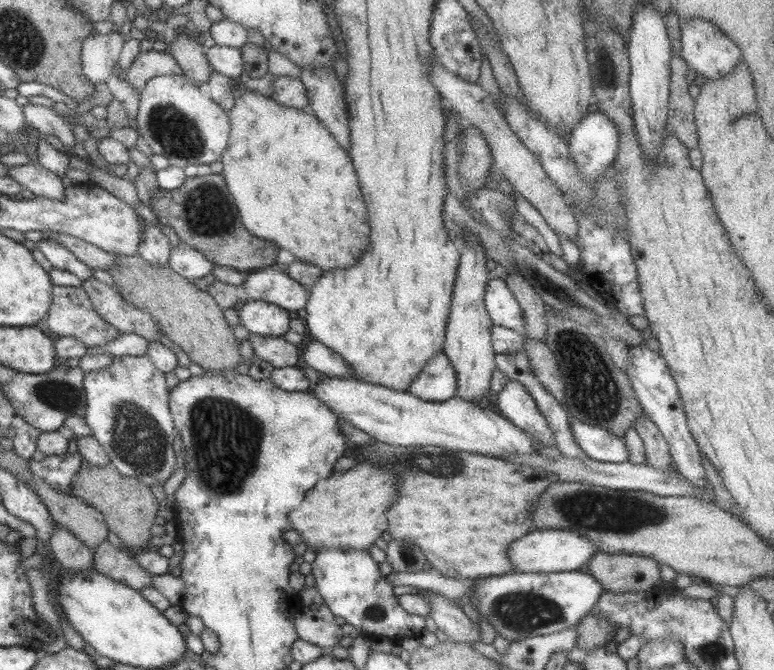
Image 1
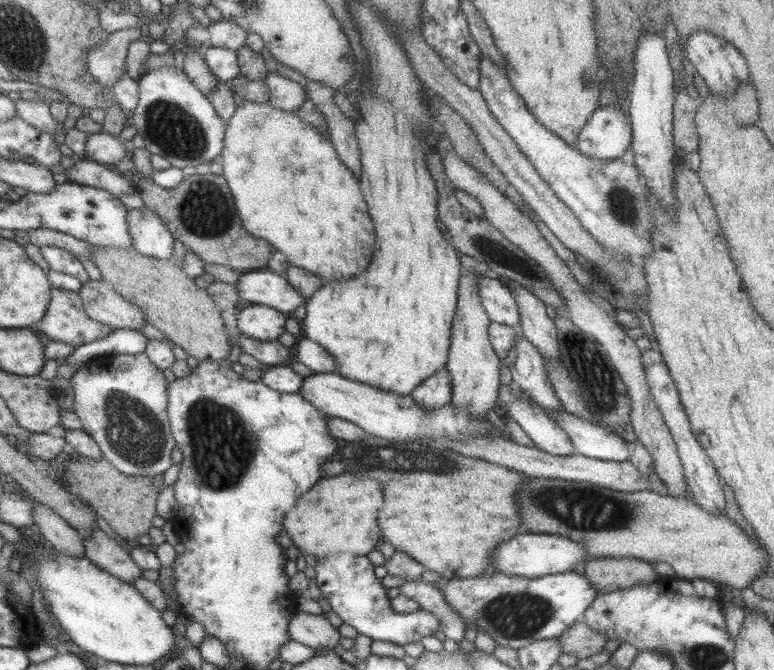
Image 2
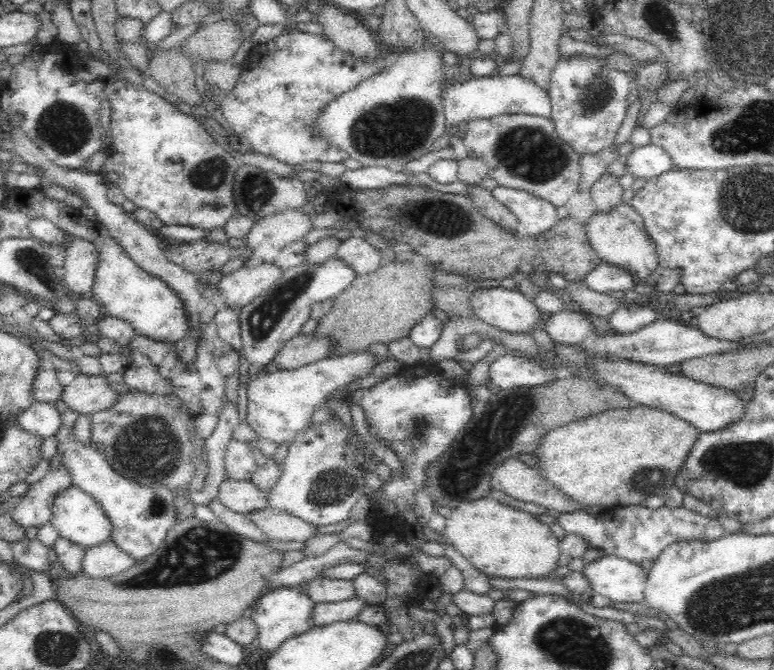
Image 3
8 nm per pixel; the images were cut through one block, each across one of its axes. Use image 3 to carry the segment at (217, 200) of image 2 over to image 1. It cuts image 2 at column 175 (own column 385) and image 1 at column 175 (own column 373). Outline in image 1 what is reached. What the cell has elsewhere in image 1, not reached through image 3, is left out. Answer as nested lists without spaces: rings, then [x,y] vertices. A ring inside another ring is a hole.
[[[220,173],[188,177],[176,190],[156,188],[150,198],[150,207],[159,220],[158,224],[174,228],[183,245],[203,252],[216,265],[249,273],[275,265],[281,254],[281,248],[275,242],[248,232]]]

